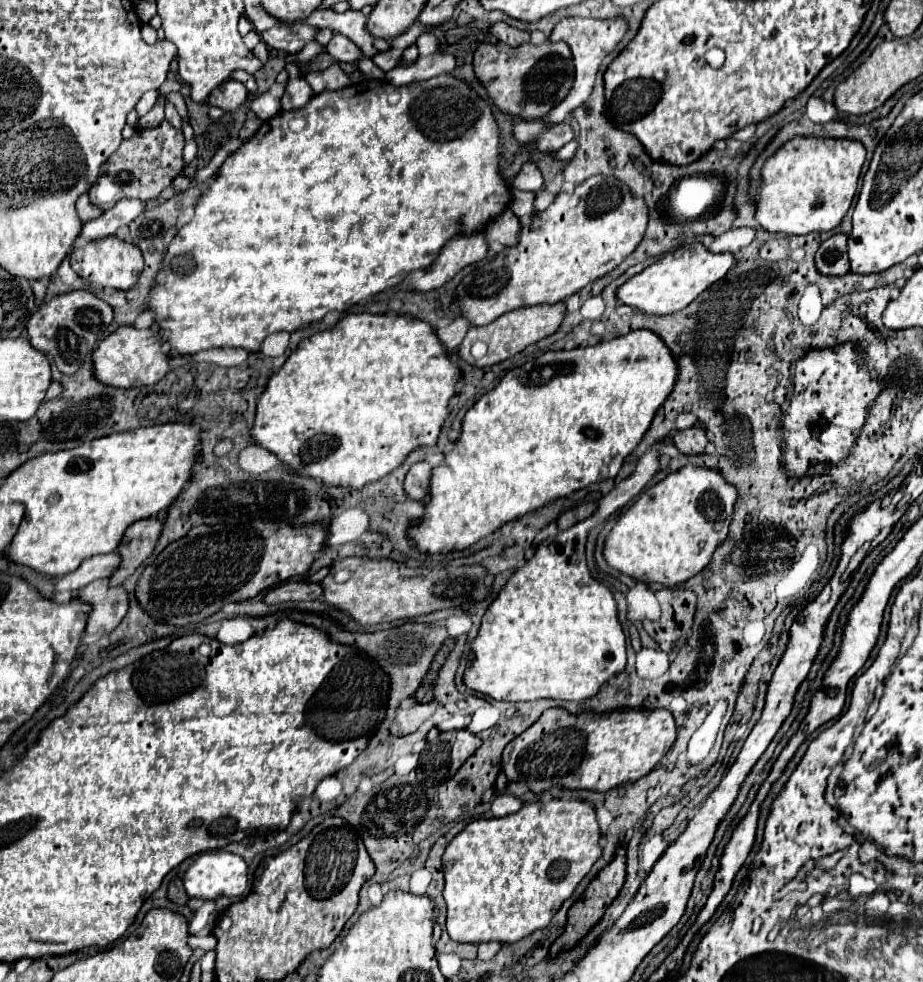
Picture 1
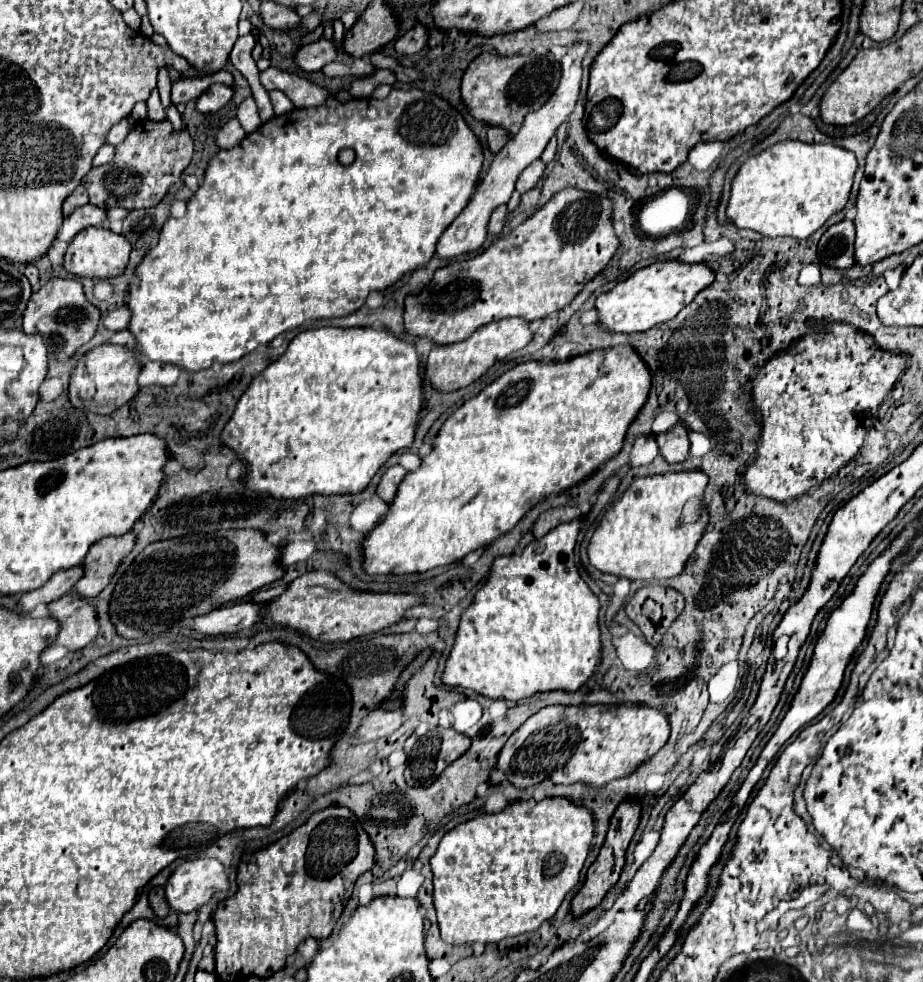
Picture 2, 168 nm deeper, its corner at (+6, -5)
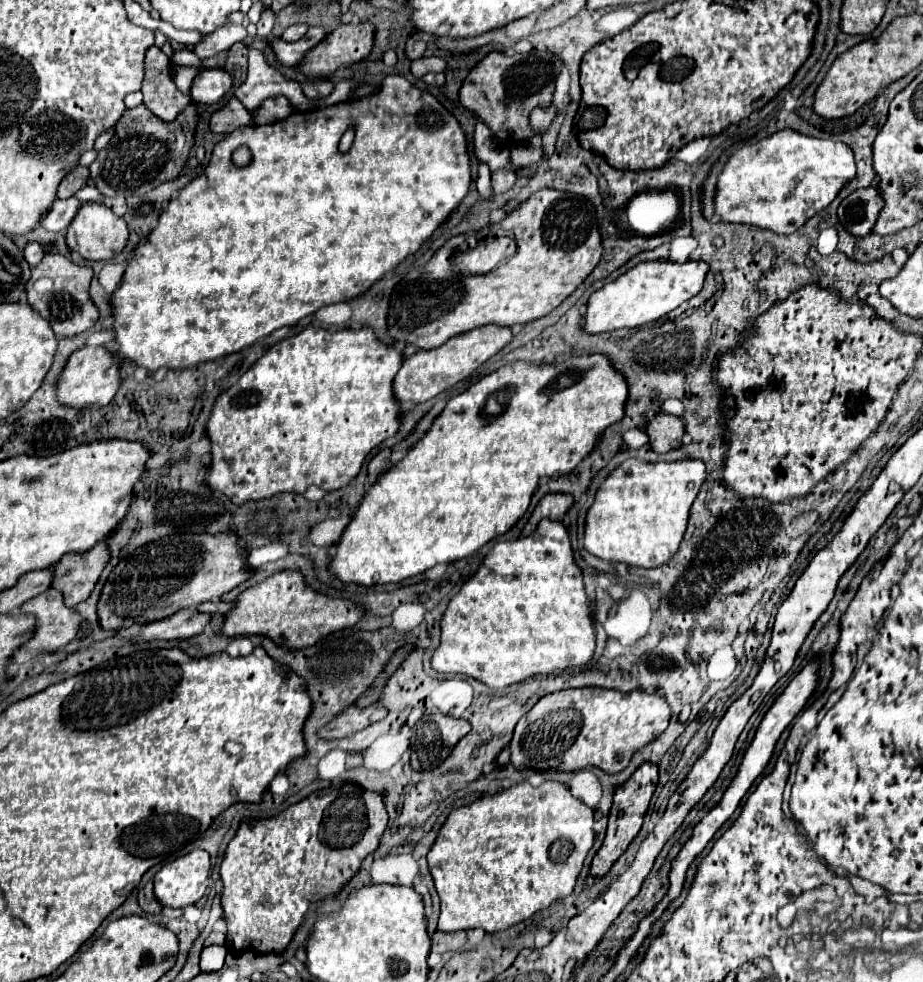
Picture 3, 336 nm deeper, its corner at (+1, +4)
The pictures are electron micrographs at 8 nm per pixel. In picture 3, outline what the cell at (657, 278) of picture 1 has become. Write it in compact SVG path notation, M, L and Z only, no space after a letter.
M669 259L643 261L631 267L627 273L623 273L619 279L603 285L589 297L583 331L605 333L657 321L669 311L677 309L681 303L689 301L693 295L697 295L703 287L707 273L709 265L705 261L685 261L685 263L675 263Z

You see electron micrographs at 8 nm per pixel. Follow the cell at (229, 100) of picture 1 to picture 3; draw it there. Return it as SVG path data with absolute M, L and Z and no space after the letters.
M205 69L197 73L193 87L191 87L191 99L197 103L219 103L231 89L231 75L225 69Z

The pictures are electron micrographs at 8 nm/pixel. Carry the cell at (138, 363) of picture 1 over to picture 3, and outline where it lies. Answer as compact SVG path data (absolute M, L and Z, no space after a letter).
M81 347L69 357L61 373L61 381L57 385L57 397L61 403L73 405L75 409L85 407L99 409L109 405L109 401L117 395L121 381L123 379L119 373L119 363L115 361L113 353L109 353L105 347Z

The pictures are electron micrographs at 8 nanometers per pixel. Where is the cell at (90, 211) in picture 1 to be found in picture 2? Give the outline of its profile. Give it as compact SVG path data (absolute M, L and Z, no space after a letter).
M78 186L66 200L64 200L64 206L62 206L62 212L64 212L64 216L68 216L74 208L78 208L78 206L84 206L84 204L88 204L88 194L86 194L86 190L82 188L82 186Z

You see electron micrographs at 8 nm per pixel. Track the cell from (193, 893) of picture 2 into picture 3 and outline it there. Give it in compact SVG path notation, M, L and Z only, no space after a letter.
M203 849L169 861L155 875L155 895L161 905L187 907L197 903L207 889L211 855Z

